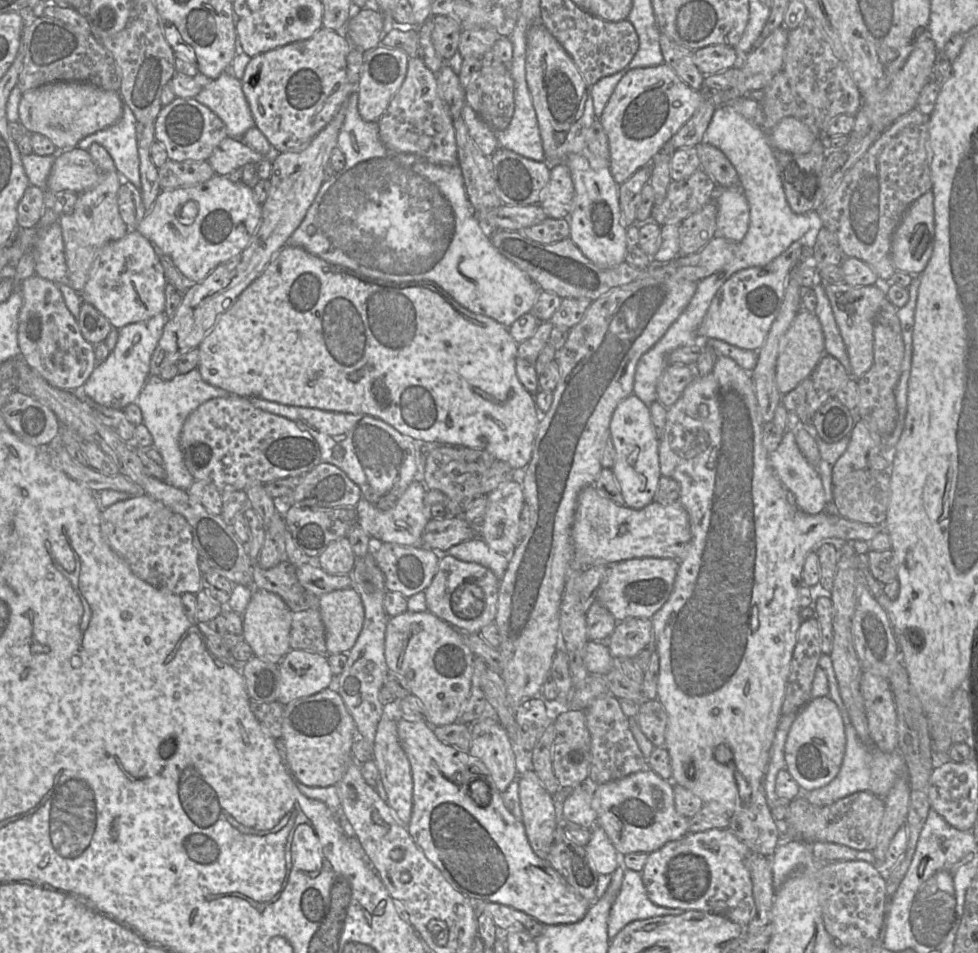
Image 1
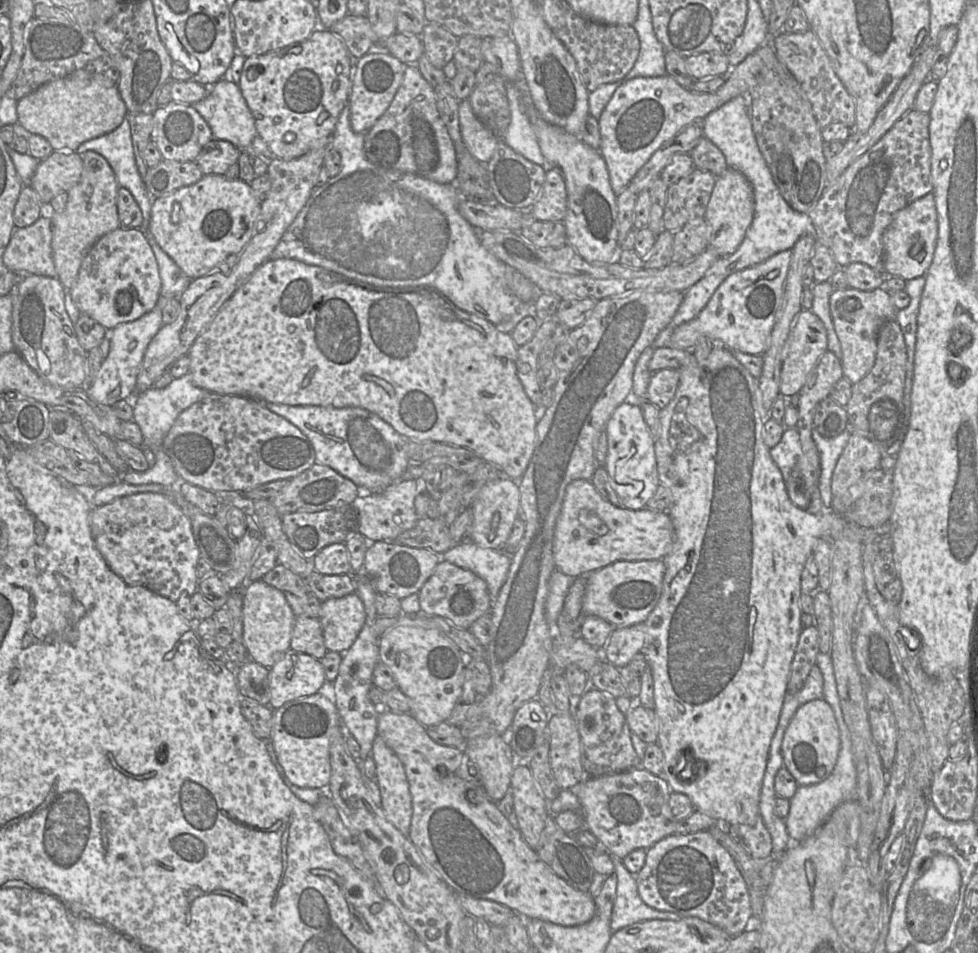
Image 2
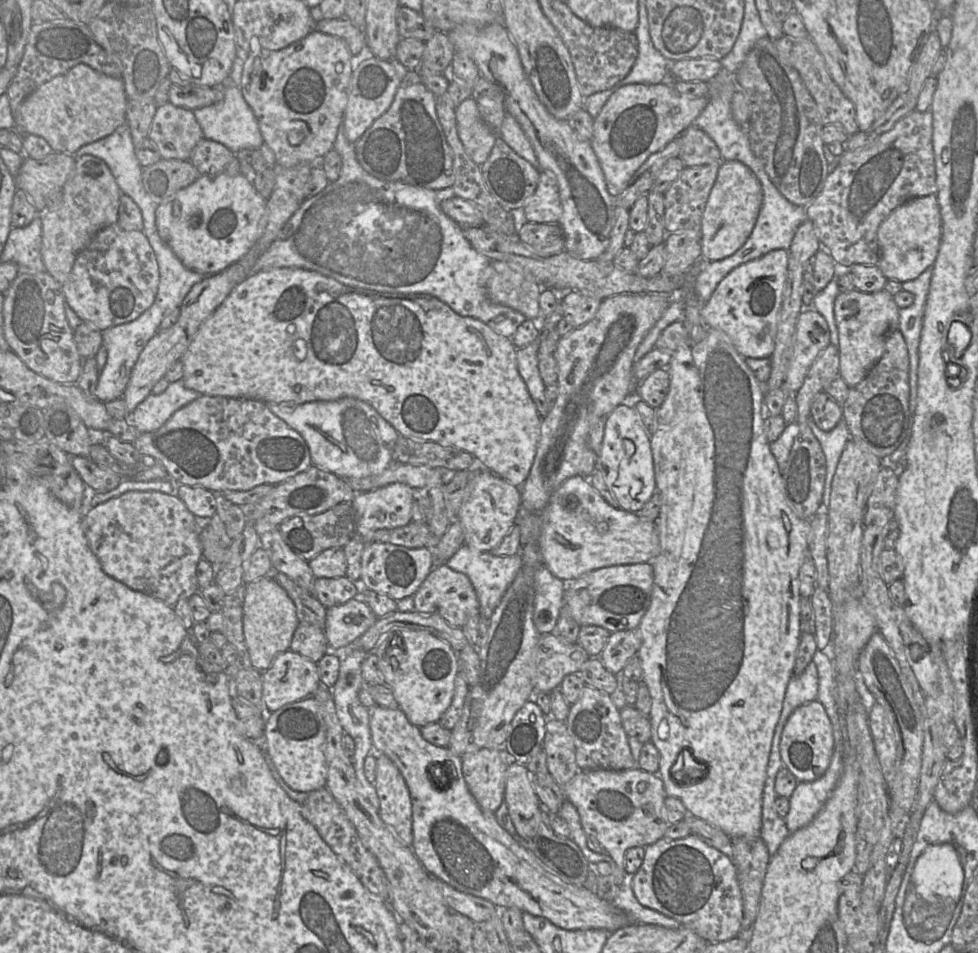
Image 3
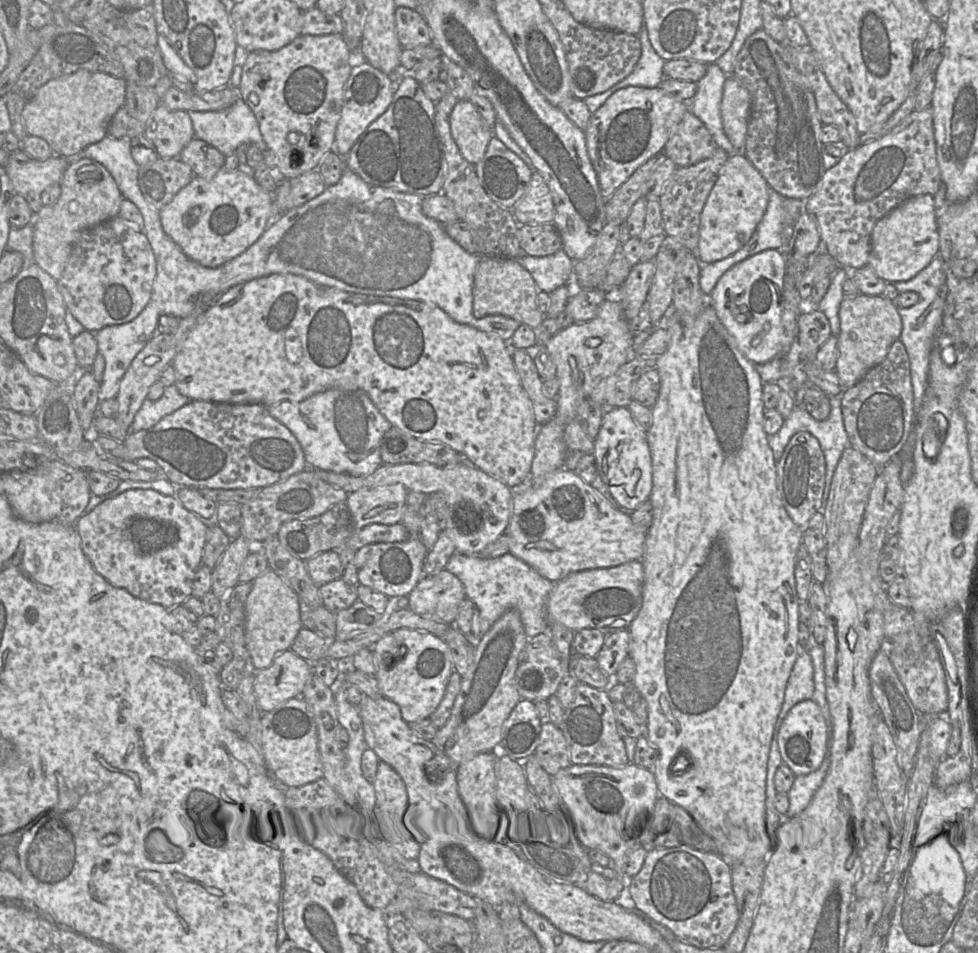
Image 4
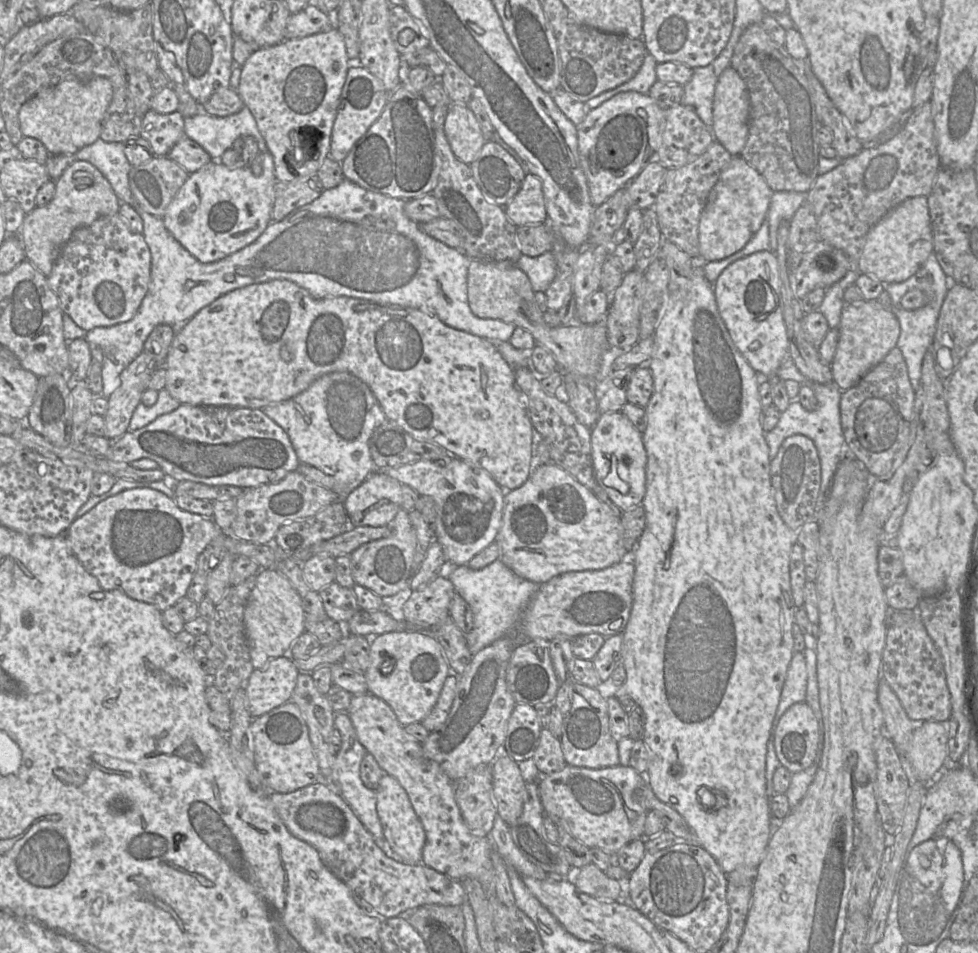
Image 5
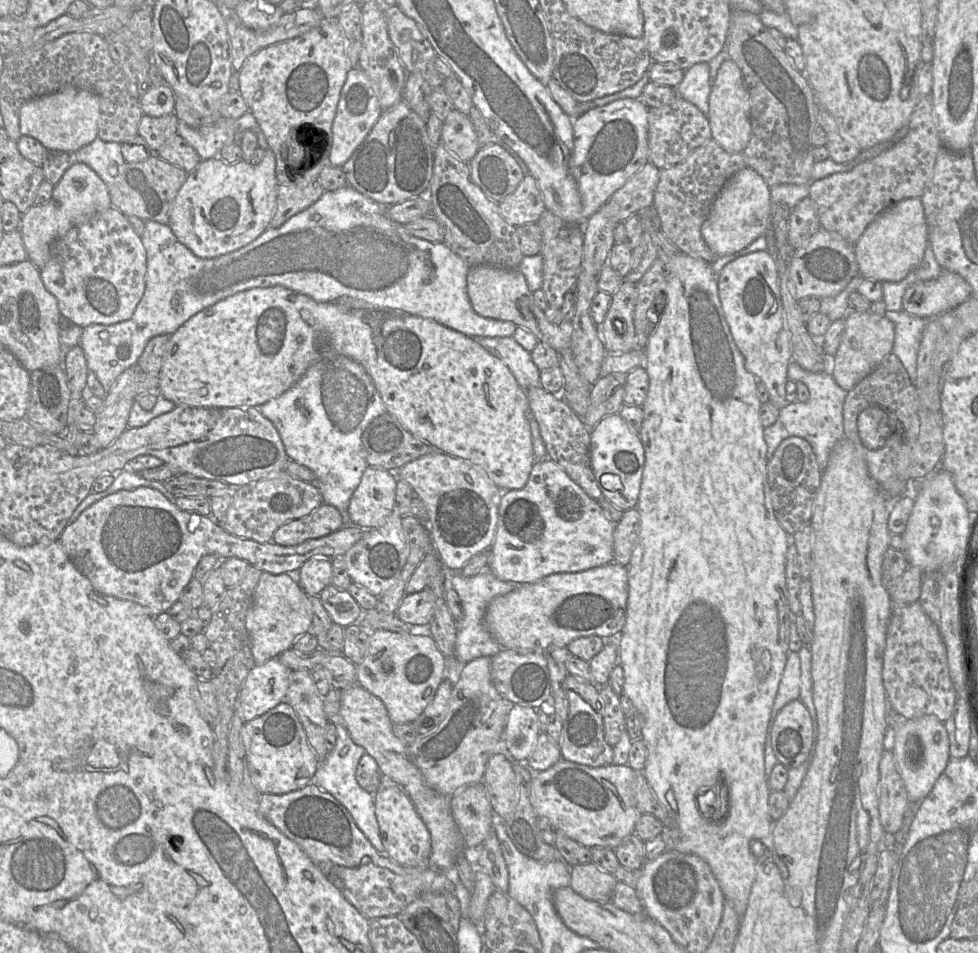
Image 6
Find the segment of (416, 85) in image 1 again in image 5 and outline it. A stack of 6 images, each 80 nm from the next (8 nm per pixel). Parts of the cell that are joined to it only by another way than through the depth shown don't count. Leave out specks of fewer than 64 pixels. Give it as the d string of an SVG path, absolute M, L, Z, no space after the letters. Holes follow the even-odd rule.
M403 77L403 82L389 95L388 102L384 107L379 118L371 125L365 135L358 140L352 147L346 158L341 162L341 168L344 179L350 180L358 186L376 193L380 193L392 198L401 200L410 200L419 198L426 194L430 194L437 185L440 173L440 157L436 146L435 129L433 127L433 108L431 108L424 100L420 93L417 93L409 86Z

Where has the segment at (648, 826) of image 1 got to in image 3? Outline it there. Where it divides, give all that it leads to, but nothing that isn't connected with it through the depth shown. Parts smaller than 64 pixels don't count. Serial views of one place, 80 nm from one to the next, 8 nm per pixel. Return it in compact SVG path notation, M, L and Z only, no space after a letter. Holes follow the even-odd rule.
M638 766L626 771L612 770L585 770L579 771L563 787L565 798L577 809L582 827L587 837L594 837L606 850L606 853L615 861L616 868L609 876L598 876L595 893L599 896L605 894L612 885L620 886L625 877L624 857L628 849L634 847L647 847L664 837L668 828L662 817L662 809L666 793L663 782L657 774L641 770Z

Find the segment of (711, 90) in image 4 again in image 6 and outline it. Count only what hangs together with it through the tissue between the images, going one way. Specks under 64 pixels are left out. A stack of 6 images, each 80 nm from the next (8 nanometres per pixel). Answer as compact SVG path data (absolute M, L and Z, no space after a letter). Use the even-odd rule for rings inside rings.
M703 62L685 70L684 77L675 90L678 96L691 102L708 116L711 88L710 67L708 63Z

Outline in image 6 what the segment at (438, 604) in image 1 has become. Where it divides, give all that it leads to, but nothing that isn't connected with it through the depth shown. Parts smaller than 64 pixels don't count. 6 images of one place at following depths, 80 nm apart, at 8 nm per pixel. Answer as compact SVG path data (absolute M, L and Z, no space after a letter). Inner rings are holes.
M429 588L406 594L396 611L397 617L409 624L427 625L431 621L435 607L435 596Z

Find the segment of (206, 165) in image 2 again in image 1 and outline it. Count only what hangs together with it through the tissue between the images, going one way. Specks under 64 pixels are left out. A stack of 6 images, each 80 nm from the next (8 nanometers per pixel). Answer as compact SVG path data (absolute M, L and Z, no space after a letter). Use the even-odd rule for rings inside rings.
M226 137L215 147L207 162L216 175L227 176L245 164L258 164L263 158L262 154L243 143L241 139Z

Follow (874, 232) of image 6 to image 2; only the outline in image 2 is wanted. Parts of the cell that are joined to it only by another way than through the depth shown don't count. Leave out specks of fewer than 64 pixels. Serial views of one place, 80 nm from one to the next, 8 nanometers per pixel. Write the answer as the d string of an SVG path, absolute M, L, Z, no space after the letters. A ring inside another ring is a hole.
M932 191L896 212L884 231L884 273L905 281L925 275L934 257L937 237L937 211Z

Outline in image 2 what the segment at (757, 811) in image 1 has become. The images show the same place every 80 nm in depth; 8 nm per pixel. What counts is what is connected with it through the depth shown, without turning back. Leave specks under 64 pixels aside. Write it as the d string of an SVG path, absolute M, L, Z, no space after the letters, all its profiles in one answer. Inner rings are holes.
M758 814L754 824L726 825L732 839L755 859L766 859L772 855L772 839Z

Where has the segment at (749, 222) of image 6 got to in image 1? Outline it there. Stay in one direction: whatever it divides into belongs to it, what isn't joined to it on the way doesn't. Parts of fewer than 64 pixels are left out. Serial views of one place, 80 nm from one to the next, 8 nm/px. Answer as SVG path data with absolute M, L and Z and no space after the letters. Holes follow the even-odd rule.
M740 186L717 188L714 201L717 206L715 236L740 242L749 227L749 205L743 190Z

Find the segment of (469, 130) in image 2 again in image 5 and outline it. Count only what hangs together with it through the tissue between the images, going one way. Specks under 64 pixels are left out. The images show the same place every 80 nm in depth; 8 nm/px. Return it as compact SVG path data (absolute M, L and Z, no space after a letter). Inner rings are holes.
M467 104L450 105L444 132L453 154L468 165L476 160L486 142L480 125Z

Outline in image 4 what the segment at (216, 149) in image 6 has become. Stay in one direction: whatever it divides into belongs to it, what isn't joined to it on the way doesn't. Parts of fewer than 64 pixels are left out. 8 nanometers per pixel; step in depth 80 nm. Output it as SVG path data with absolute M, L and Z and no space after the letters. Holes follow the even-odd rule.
M241 97L224 110L188 113L195 138L207 142L225 156L234 154L243 143L253 143L262 152L268 149L254 113Z

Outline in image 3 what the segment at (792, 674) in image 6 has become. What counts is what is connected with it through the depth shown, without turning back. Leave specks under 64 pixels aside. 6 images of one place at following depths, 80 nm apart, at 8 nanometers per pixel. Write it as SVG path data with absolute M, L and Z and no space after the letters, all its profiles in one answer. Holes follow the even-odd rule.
M811 661L800 675L790 678L780 716L786 716L788 720L796 708L817 700L817 695L818 671L815 663Z

